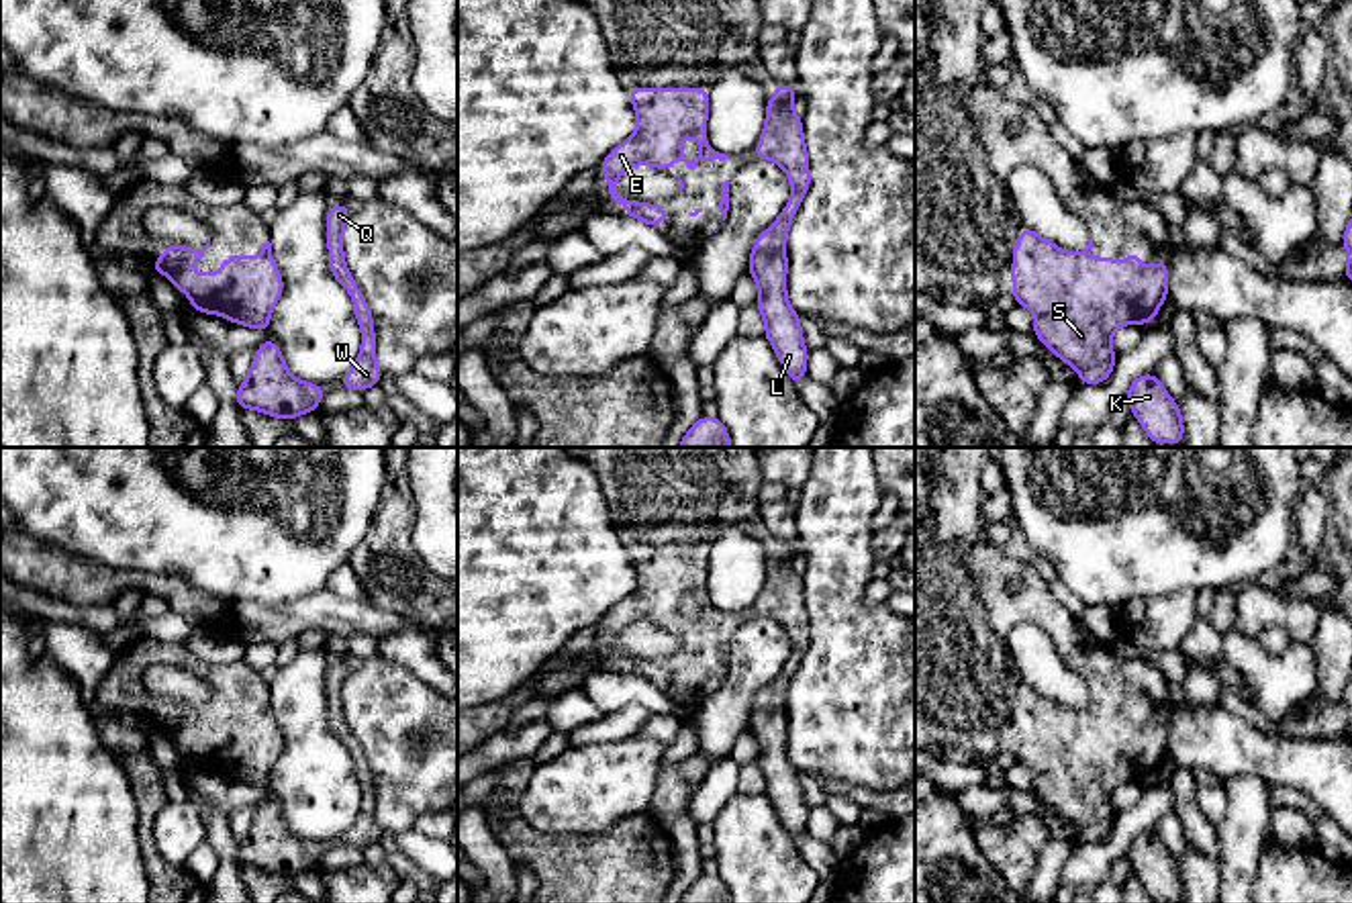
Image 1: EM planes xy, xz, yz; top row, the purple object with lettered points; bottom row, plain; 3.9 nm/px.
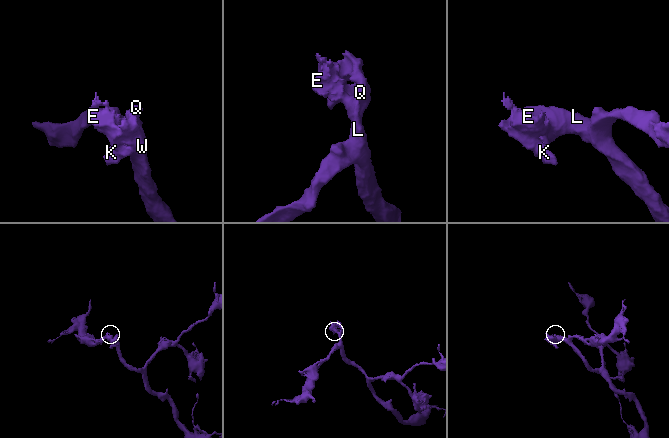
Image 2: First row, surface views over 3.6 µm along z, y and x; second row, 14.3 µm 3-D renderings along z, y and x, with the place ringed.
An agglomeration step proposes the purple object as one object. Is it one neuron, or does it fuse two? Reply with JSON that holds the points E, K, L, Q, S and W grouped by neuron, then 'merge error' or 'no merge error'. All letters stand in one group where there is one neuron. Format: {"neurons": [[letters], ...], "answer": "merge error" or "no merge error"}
{"neurons": [["E", "K", "L", "Q", "S", "W"]], "answer": "no merge error"}

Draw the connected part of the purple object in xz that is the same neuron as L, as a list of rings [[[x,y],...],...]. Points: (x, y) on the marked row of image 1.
[[[776,82],[776,94],[766,102],[762,143],[752,155],[776,161],[788,174],[792,192],[778,219],[754,241],[747,266],[760,292],[756,306],[766,323],[764,337],[794,386],[807,376],[809,349],[803,343],[801,317],[786,296],[786,235],[811,186],[803,118],[792,110],[796,92],[799,88]]]

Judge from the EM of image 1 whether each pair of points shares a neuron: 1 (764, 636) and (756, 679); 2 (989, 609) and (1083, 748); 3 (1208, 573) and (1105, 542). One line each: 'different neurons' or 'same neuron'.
1: same neuron
2: same neuron
3: same neuron

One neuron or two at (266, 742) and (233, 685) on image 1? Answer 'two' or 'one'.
one

